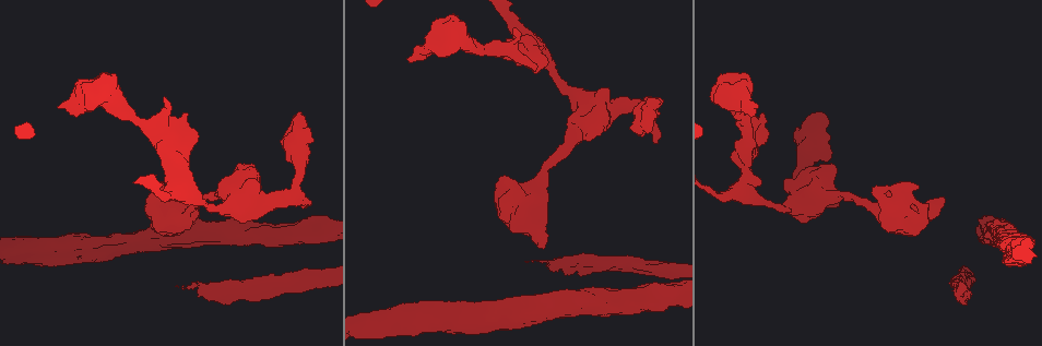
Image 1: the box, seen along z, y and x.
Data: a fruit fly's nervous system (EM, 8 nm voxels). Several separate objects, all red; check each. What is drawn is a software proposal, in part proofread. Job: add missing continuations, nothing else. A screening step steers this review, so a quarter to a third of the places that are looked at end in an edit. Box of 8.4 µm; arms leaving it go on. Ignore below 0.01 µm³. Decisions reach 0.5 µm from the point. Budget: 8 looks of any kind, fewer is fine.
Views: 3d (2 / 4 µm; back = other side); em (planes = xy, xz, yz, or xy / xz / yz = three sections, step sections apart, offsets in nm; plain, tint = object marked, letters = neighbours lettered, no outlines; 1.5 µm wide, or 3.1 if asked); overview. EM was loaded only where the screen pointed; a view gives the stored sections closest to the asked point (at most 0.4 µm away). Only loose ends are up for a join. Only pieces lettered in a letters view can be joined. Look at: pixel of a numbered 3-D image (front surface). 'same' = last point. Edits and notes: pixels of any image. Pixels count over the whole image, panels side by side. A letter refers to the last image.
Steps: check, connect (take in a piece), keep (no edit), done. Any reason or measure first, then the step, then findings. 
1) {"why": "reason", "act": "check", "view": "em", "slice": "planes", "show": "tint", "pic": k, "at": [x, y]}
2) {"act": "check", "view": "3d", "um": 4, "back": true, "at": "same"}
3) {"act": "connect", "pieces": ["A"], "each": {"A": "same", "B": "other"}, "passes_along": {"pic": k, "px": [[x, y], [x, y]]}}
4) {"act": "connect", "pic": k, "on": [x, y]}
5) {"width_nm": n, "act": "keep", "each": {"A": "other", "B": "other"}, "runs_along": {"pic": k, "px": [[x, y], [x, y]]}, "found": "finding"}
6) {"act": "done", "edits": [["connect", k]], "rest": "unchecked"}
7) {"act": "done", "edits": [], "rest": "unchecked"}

{"why": "an open end", "act": "check", "view": "3d", "um": 2, "pic": 1, "at": [826, 118]}

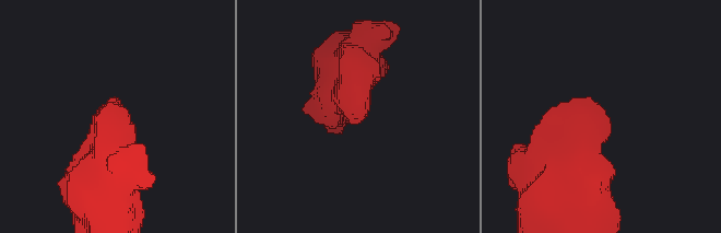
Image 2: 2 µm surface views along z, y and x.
{"act": "check", "view": "em", "slice": "planes", "show": "letters", "pic": 2, "at": [120, 112]}

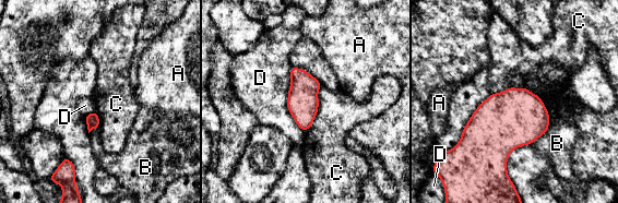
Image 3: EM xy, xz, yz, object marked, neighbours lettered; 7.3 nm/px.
{"act": "keep", "each": {"A": "other", "B": "other", "C": "other", "D": "other"}, "border": {"pic": 3, "px": [[321, 85], [317, 115], [305, 131]]}, "found": "no lettered piece goes on from it"}

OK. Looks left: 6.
{"why": "free end", "act": "check", "view": "3d", "um": 4, "back": true, "pic": 1, "at": [513, 29]}

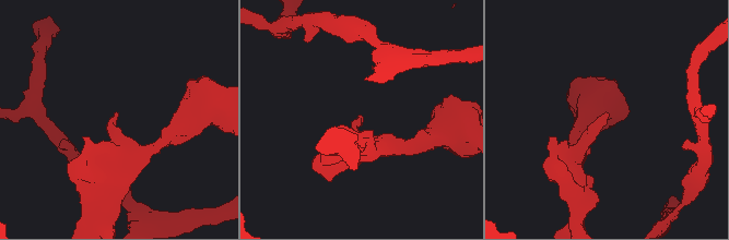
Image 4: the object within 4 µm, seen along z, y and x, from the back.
{"act": "check", "view": "em", "slice": "yz", "step": 4, "show": "tint", "pic": 4, "at": [115, 118]}

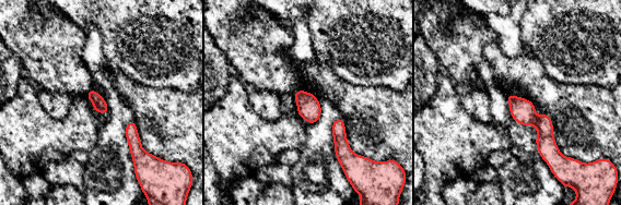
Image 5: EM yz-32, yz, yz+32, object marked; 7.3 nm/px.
{"act": "check", "view": "em", "slice": "planes", "show": "letters", "at": "same"}

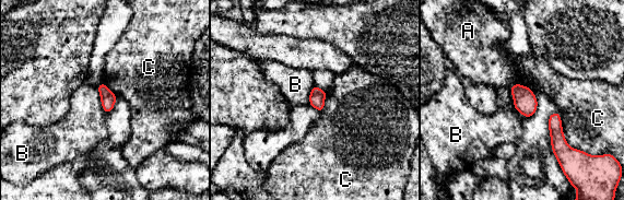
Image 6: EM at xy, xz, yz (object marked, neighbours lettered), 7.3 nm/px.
{"width_nm": 110, "act": "keep", "each": {"A": "other", "B": "other", "C": "other"}, "border": {"pic": 6, "px": [[96, 87], [101, 106], [106, 114]]}, "found": "no lettered piece goes on from it"}

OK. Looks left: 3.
{"why": "long arm stops here", "act": "check", "view": "em", "slice": "planes", "show": "letters", "pic": 1, "at": [412, 61]}

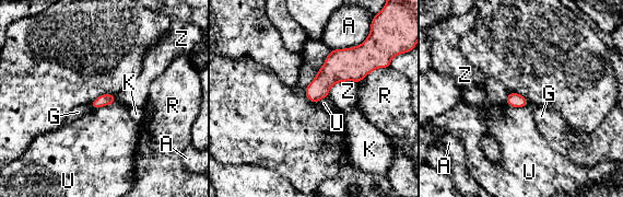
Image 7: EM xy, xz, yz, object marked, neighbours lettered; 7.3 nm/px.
{"act": "keep", "each": {"A": "other", "G": "other", "K": "other", "R": "other", "U": "other", "Z": "other"}, "border": {"pic": 7, "px": [[116, 96], [112, 103], [94, 108]]}, "found": "no lettered piece goes on from it"}

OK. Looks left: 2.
{"act": "done", "edits": [], "rest": "unchecked"}

